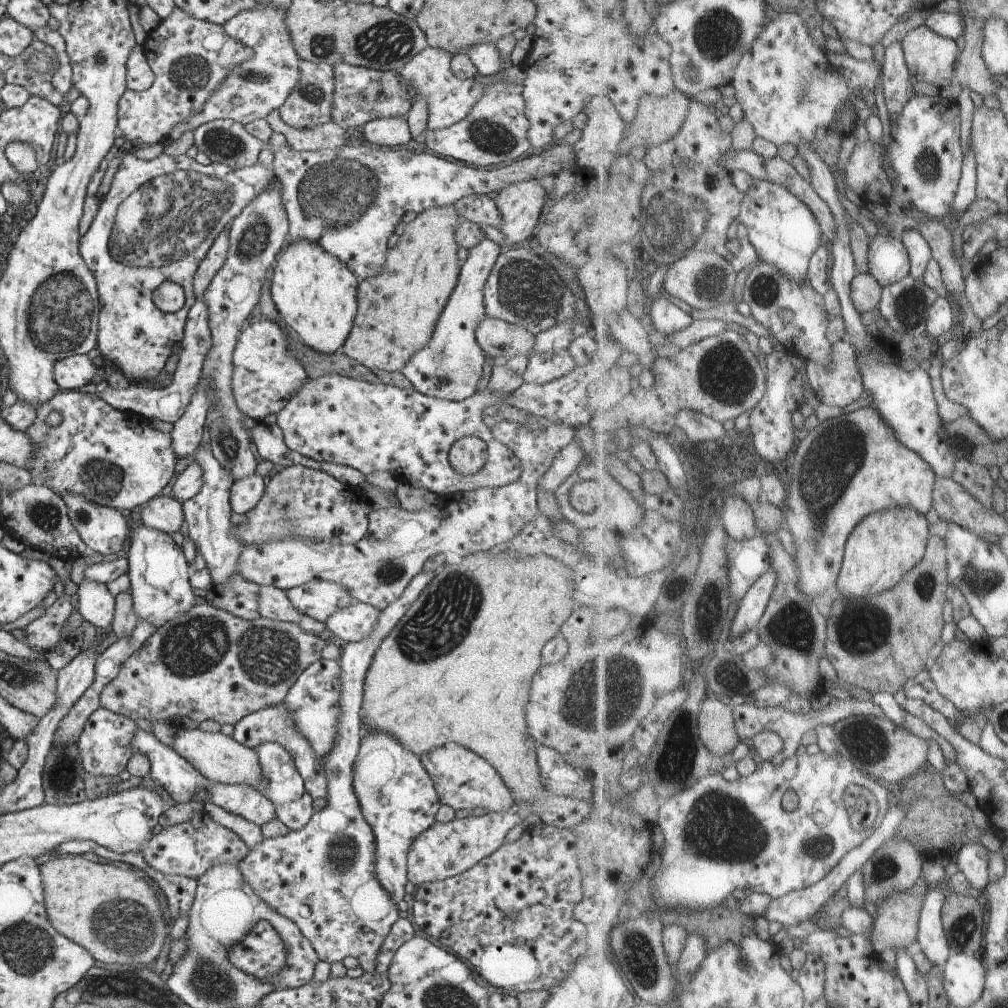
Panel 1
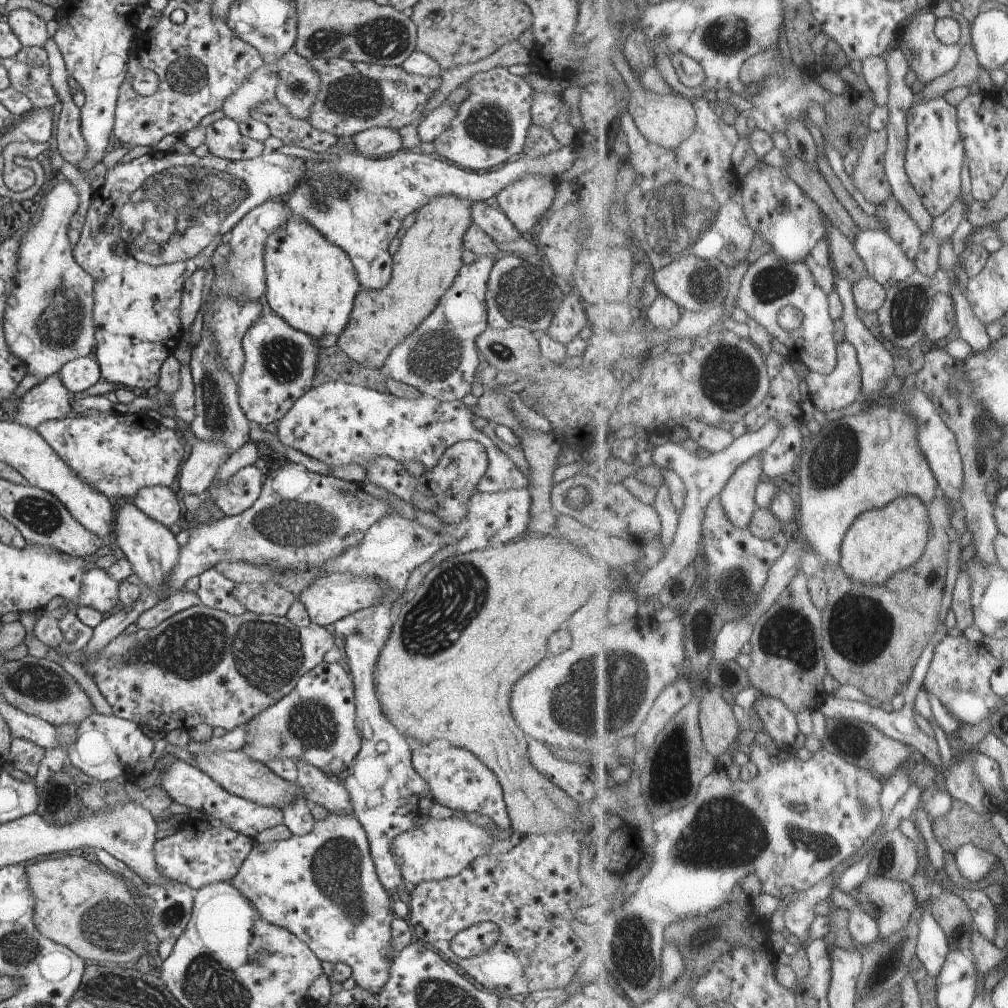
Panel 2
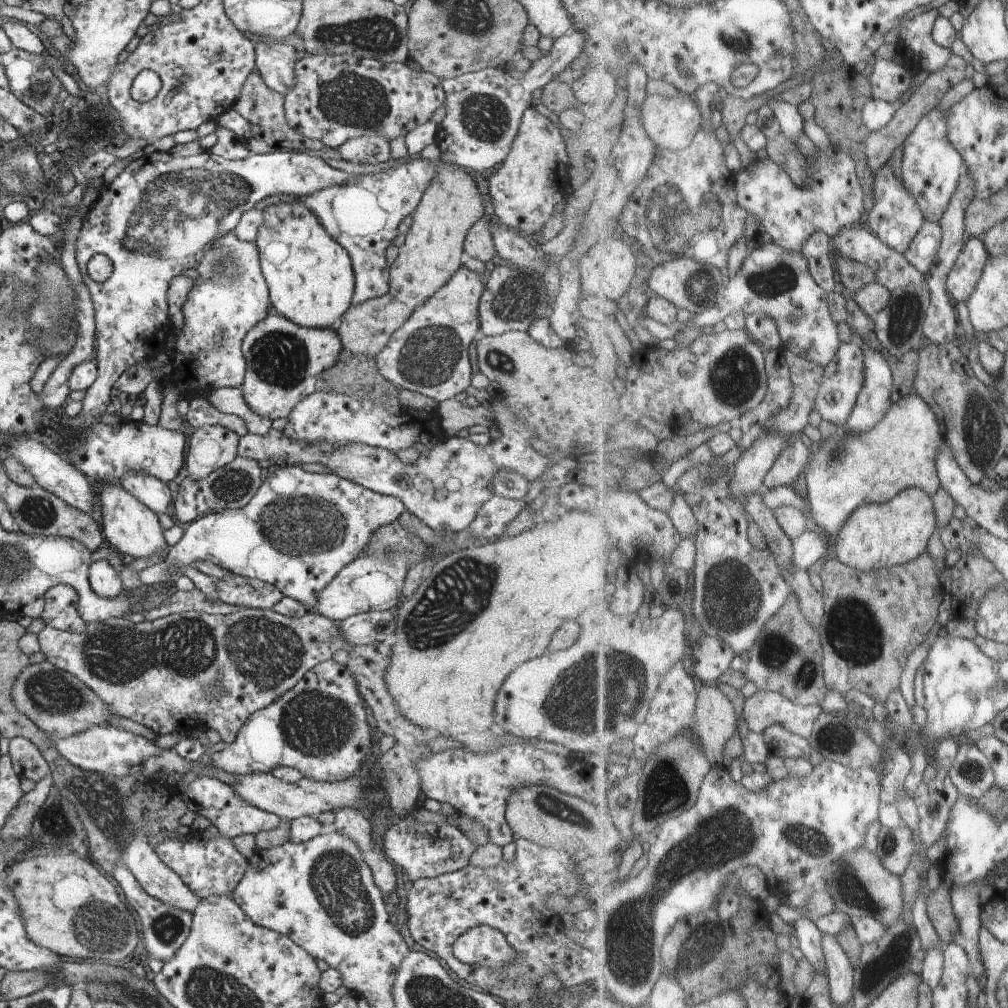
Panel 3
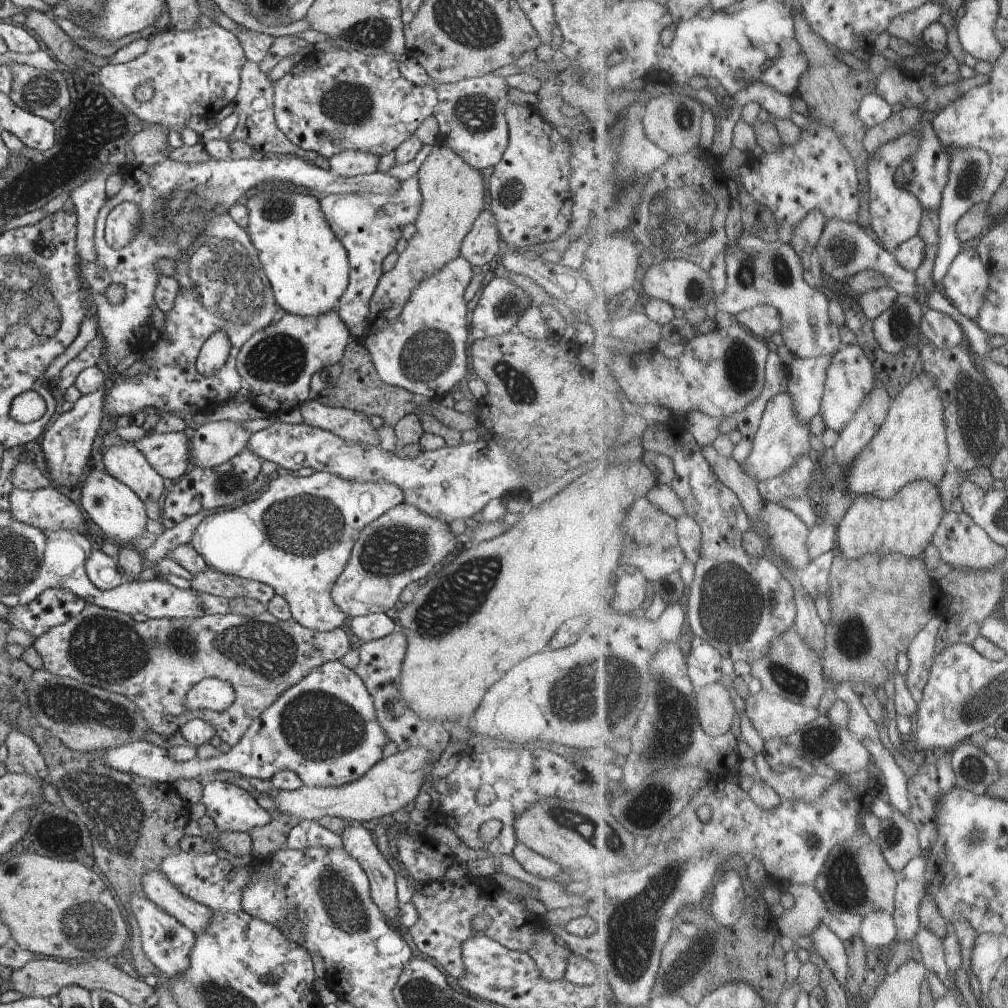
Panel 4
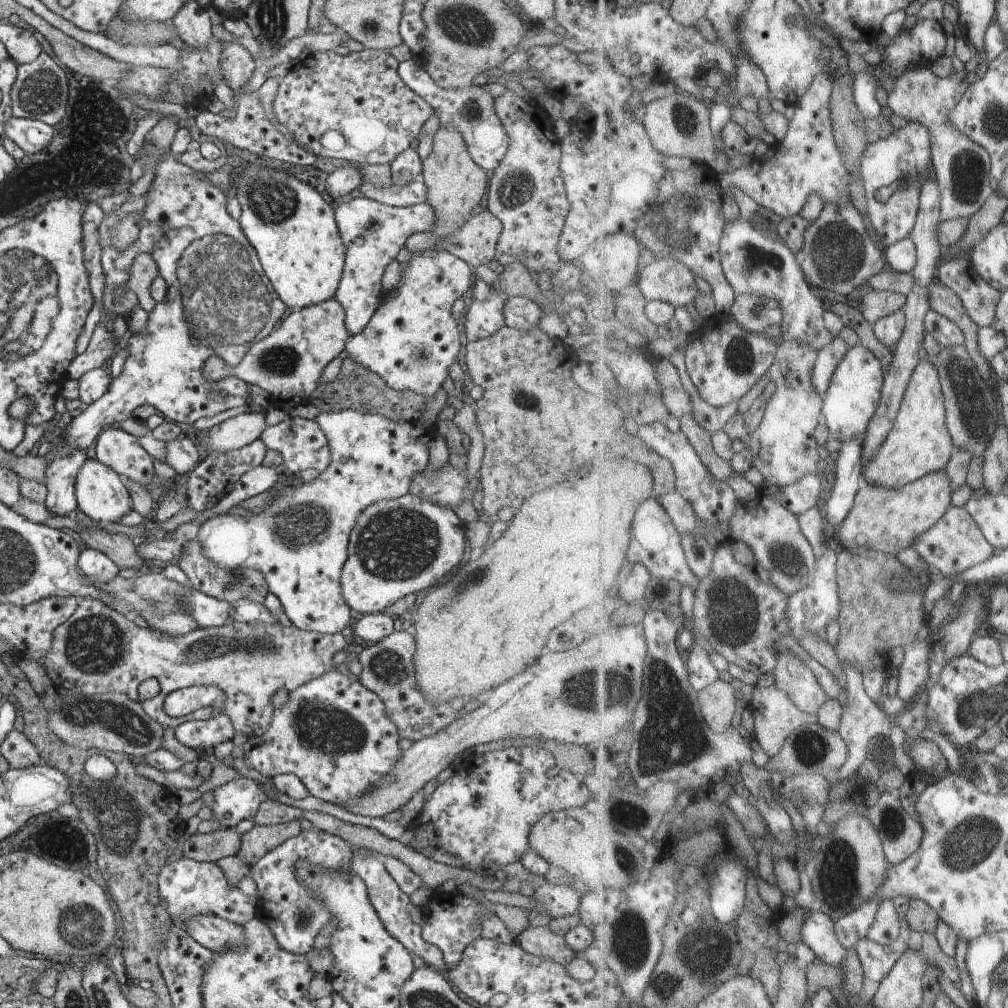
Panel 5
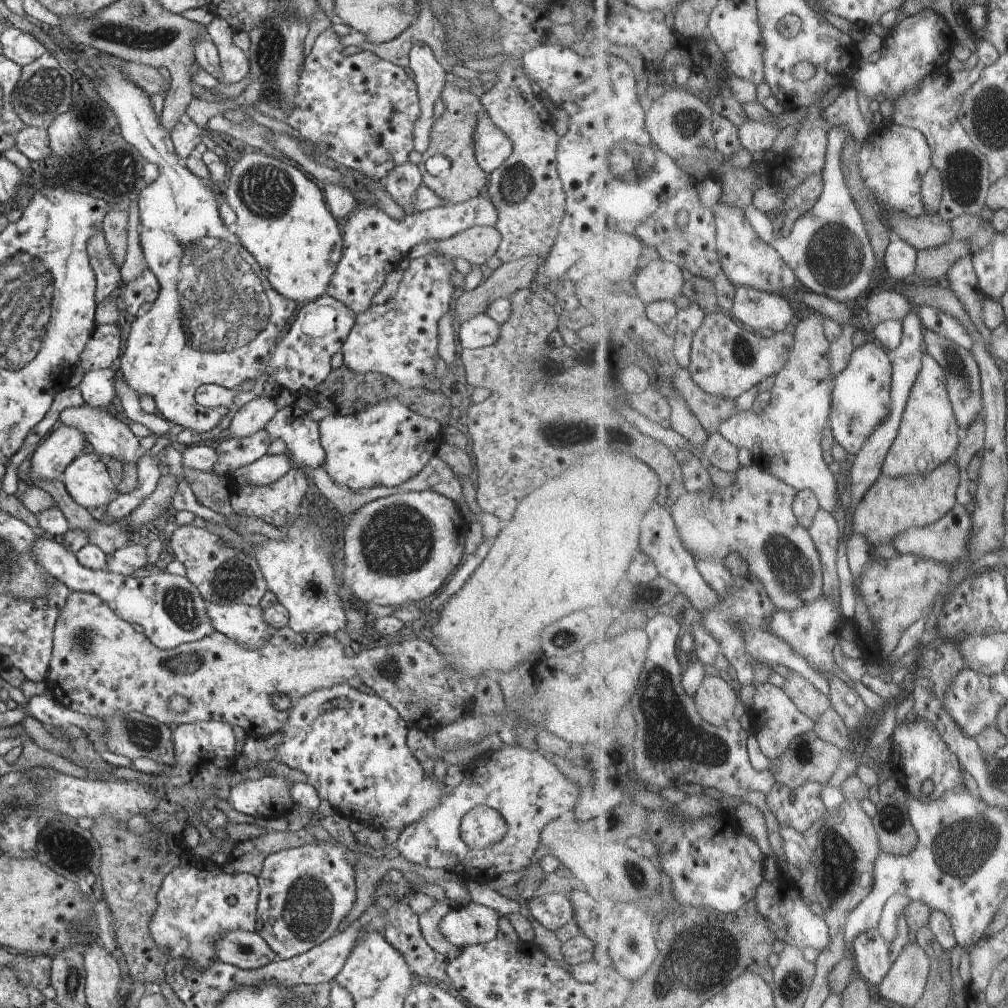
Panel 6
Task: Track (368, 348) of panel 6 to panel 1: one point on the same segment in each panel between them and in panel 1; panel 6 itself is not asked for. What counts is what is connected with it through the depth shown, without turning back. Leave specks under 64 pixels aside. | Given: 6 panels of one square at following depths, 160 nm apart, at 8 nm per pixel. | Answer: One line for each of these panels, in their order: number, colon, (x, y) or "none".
1: (449, 366)
2: (439, 357)
3: (428, 354)
4: (424, 351)
5: (410, 342)

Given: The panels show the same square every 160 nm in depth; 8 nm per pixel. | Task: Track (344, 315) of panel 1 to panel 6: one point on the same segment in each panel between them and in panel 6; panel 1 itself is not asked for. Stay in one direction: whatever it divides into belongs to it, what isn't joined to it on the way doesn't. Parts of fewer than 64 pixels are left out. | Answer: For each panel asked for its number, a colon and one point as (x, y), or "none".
2: (311, 283)
3: (310, 278)
4: (307, 267)
5: (292, 229)
6: (282, 219)

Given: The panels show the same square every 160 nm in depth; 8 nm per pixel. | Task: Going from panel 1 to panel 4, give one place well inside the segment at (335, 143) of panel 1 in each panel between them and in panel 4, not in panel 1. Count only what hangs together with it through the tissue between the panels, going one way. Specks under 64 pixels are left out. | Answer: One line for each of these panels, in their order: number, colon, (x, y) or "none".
2: (293, 131)
3: (262, 107)
4: (254, 102)

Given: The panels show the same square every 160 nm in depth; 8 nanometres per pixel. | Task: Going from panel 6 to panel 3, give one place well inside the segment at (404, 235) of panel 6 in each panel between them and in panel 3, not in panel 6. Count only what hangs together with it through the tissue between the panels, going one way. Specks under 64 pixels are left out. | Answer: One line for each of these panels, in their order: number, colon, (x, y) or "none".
3: (364, 215)
4: (369, 226)
5: (373, 234)

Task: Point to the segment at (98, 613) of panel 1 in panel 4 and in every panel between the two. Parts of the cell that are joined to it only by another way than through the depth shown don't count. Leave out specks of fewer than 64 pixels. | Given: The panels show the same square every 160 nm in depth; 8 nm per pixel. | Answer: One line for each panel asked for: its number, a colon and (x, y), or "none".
2: (99, 590)
3: (104, 580)
4: (102, 570)

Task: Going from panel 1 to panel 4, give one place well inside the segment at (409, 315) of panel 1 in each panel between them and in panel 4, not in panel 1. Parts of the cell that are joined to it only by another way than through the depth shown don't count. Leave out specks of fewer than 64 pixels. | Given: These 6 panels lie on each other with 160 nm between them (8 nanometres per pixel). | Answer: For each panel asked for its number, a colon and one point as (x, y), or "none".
2: (430, 254)
3: (432, 252)
4: (452, 192)

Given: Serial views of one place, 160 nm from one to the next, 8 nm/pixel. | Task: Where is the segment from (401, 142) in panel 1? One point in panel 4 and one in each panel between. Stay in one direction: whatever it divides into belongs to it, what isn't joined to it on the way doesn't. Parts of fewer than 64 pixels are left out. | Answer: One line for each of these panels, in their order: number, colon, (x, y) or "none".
2: (379, 141)
3: (373, 149)
4: (349, 163)

